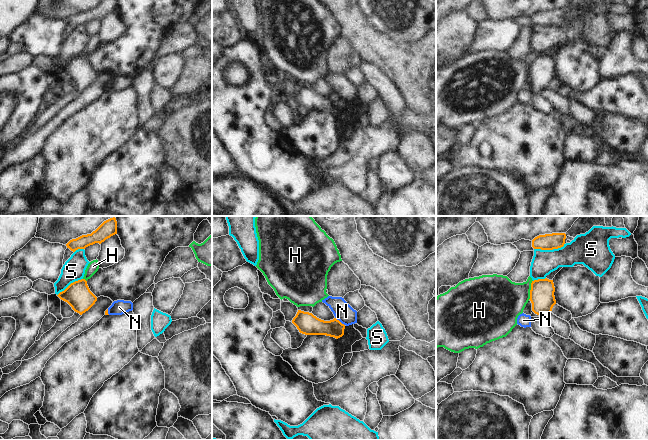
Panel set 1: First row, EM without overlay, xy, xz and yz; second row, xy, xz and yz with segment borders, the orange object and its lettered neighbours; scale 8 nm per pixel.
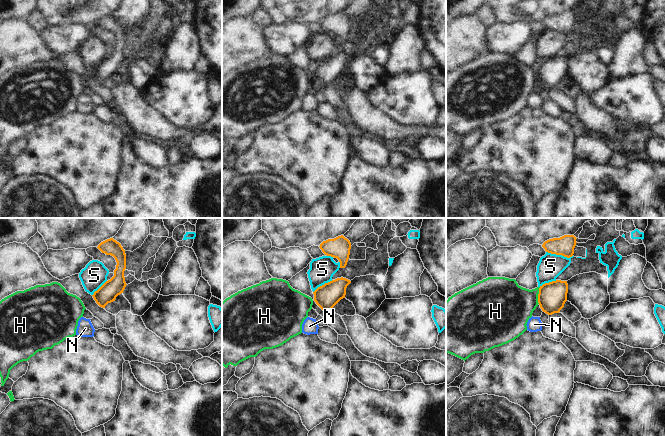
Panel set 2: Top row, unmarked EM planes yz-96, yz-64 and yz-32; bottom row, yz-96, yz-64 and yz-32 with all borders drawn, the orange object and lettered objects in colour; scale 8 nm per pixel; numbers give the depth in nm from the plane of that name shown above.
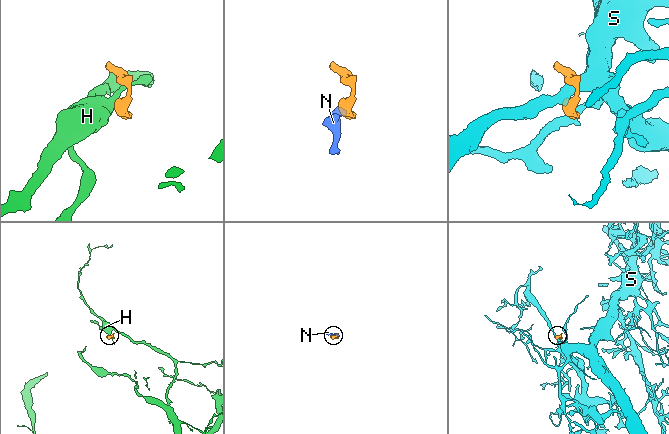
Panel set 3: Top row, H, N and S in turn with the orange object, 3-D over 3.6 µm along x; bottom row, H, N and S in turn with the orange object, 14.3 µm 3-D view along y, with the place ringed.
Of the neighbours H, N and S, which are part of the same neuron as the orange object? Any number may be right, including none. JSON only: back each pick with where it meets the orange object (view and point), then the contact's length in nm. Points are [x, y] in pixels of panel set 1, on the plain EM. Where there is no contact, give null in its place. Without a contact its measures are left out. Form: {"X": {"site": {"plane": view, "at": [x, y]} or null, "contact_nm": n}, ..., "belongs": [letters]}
{"belongs": []}

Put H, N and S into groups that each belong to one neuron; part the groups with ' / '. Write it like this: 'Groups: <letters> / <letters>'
Groups: H / N / S

